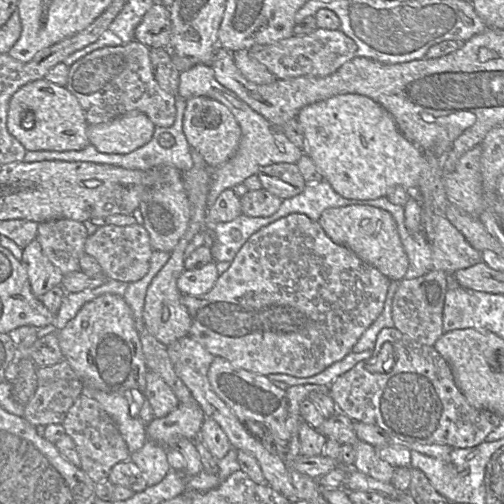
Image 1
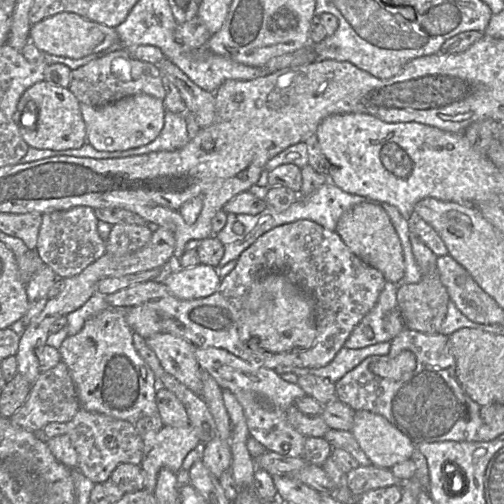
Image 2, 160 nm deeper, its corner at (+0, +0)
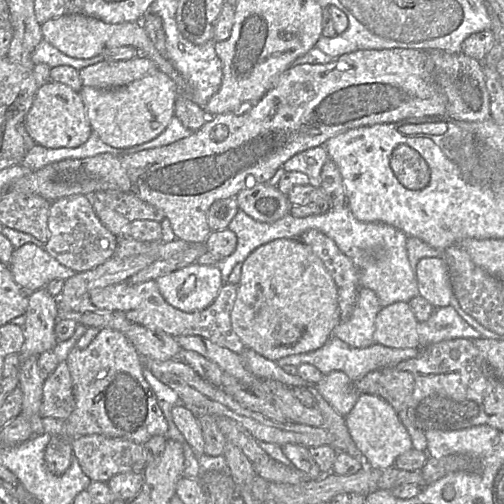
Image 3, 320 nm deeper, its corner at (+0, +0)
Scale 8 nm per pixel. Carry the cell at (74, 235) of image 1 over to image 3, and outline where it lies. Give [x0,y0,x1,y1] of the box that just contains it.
[44,195,119,273]

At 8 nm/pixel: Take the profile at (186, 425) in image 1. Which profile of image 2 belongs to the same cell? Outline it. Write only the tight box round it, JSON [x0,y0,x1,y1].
[141,425,201,493]

